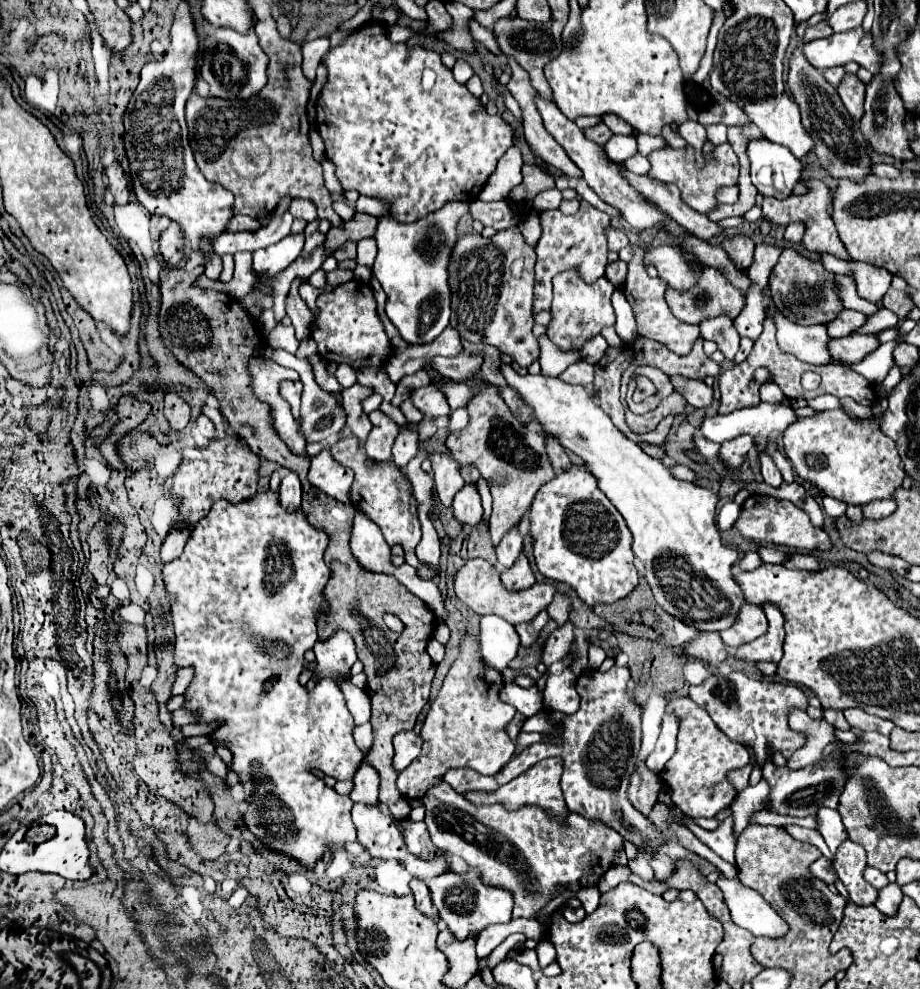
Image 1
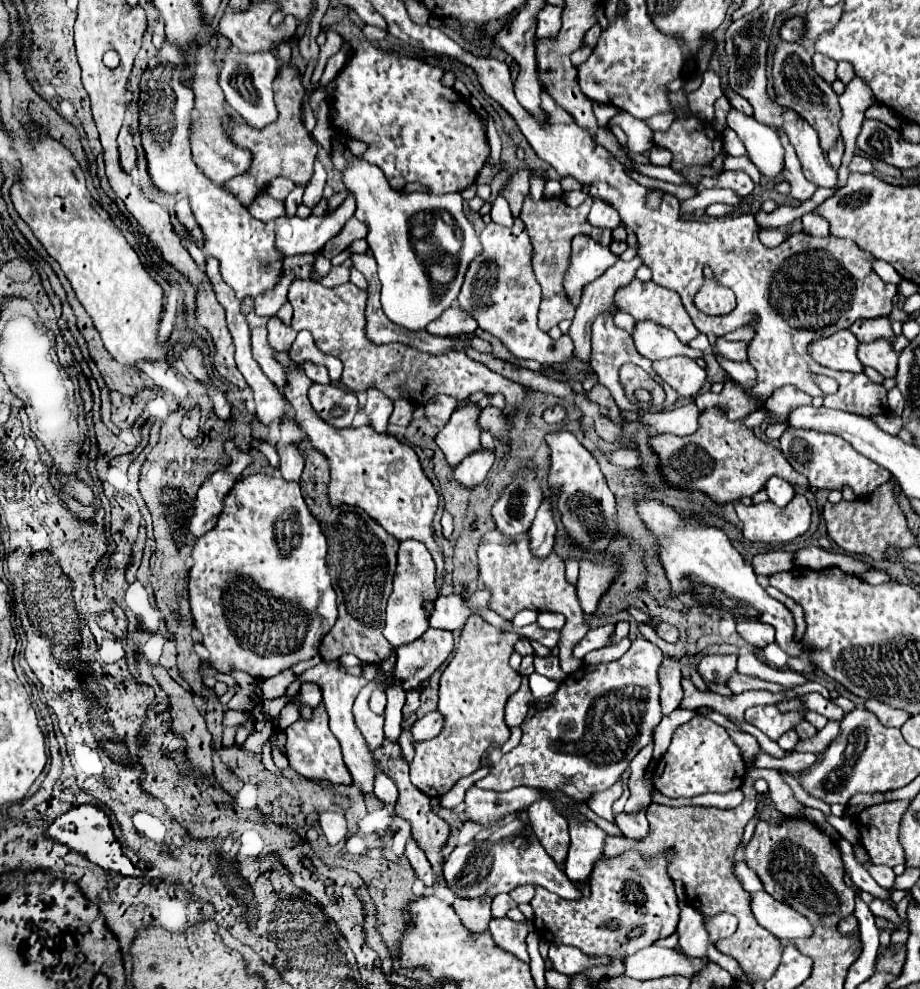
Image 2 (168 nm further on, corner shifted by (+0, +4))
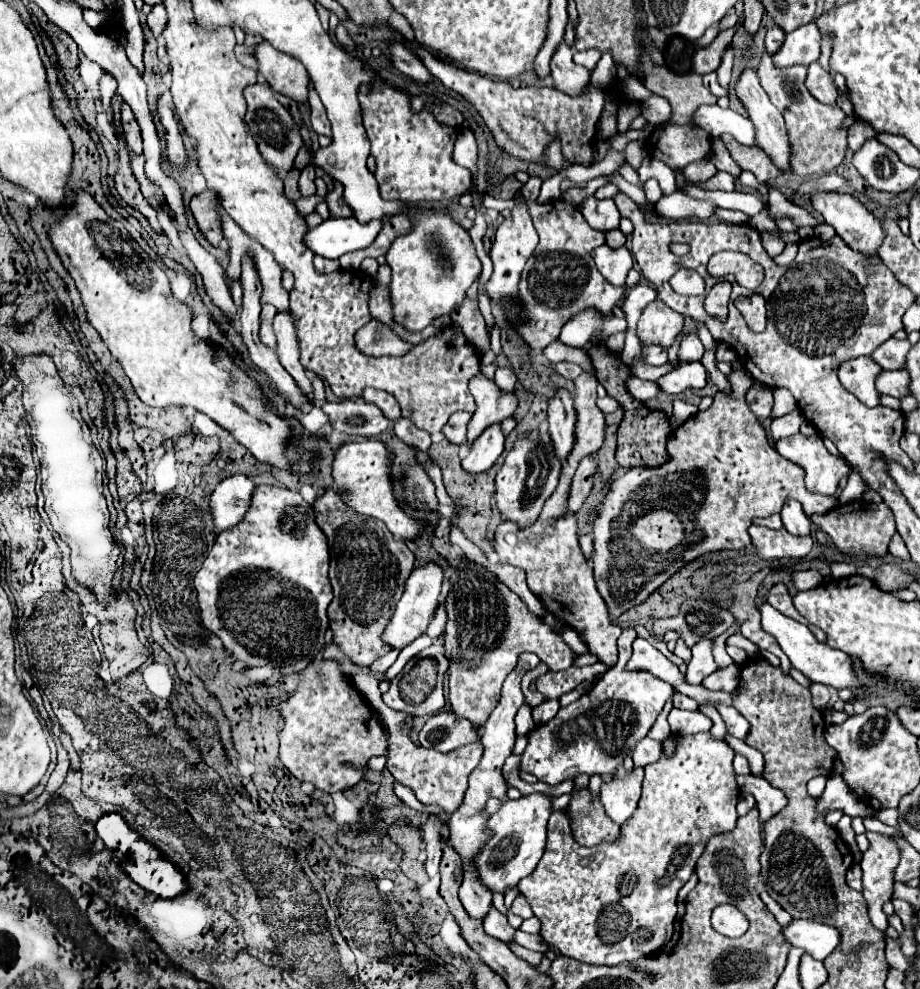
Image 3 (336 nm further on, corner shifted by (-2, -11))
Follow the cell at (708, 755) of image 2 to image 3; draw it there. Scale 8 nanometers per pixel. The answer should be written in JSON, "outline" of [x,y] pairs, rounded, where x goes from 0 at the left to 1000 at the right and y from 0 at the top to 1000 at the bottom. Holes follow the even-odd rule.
{"outline":[[[772,740],[739,744],[733,766],[726,768],[720,764],[713,772],[700,777],[702,783],[693,819],[676,835],[676,843],[667,853],[650,853],[646,857],[626,853],[615,821],[602,821],[596,829],[591,866],[583,880],[563,894],[580,926],[589,932],[589,950],[596,957],[604,957],[617,969],[654,977],[670,977],[680,971],[693,971],[700,965],[717,963],[724,954],[724,946],[733,942],[735,904],[752,886],[770,847],[793,841],[802,829],[800,813],[804,809],[804,795],[796,766],[798,758],[789,750],[774,746]]]}

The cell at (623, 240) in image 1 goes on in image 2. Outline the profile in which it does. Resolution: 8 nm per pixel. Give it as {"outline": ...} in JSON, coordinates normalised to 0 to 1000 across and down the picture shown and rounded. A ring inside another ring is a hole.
{"outline":[[[643,199],[643,211],[641,211],[639,223],[646,230],[667,232],[667,230],[674,228],[674,217],[672,217],[672,213],[661,203],[657,203],[652,199]]]}

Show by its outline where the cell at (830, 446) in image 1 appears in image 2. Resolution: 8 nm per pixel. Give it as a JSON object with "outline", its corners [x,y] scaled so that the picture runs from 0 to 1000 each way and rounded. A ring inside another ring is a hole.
{"outline":[[[857,432],[848,442],[848,454],[850,454],[852,462],[857,464],[857,468],[867,478],[878,482],[883,494],[904,496],[904,494],[915,494],[917,490],[922,490],[933,503],[935,501],[943,503],[943,498],[948,498],[952,492],[957,492],[959,488],[970,484],[970,480],[963,474],[959,474],[957,470],[952,470],[943,462],[935,460],[915,442],[909,442],[909,440],[902,440],[902,438],[891,438],[891,436],[885,436],[885,434]]]}

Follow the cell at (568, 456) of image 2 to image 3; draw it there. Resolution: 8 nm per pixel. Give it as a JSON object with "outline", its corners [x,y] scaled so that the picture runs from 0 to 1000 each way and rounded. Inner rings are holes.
{"outline":[[[609,394],[596,411],[596,437],[602,449],[602,457],[611,469],[615,469],[615,461],[624,451],[624,429],[624,406],[615,394]]]}

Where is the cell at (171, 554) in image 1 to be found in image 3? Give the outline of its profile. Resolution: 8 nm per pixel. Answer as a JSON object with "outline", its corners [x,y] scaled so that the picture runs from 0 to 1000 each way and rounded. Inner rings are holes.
{"outline":[[[254,479],[235,489],[228,499],[228,522],[233,526],[233,540],[254,534],[272,512],[276,487],[265,479]]]}

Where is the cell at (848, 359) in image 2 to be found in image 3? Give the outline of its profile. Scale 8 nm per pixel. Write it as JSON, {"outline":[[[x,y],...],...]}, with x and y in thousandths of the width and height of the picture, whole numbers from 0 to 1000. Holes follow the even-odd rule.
{"outline":[[[933,360],[928,364],[920,364],[920,368],[911,370],[913,388],[935,402],[941,411],[954,411],[954,394],[950,392],[950,384],[957,378],[957,370],[946,360]]]}

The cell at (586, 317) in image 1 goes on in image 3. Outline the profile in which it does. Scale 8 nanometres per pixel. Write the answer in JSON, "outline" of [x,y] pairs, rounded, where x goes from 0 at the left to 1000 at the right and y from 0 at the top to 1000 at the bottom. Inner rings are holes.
{"outline":[[[659,247],[650,249],[643,255],[643,261],[648,265],[650,275],[659,281],[661,287],[667,287],[667,289],[676,289],[678,287],[680,277],[685,275],[685,271],[689,267],[689,261],[680,251],[665,253]]]}

